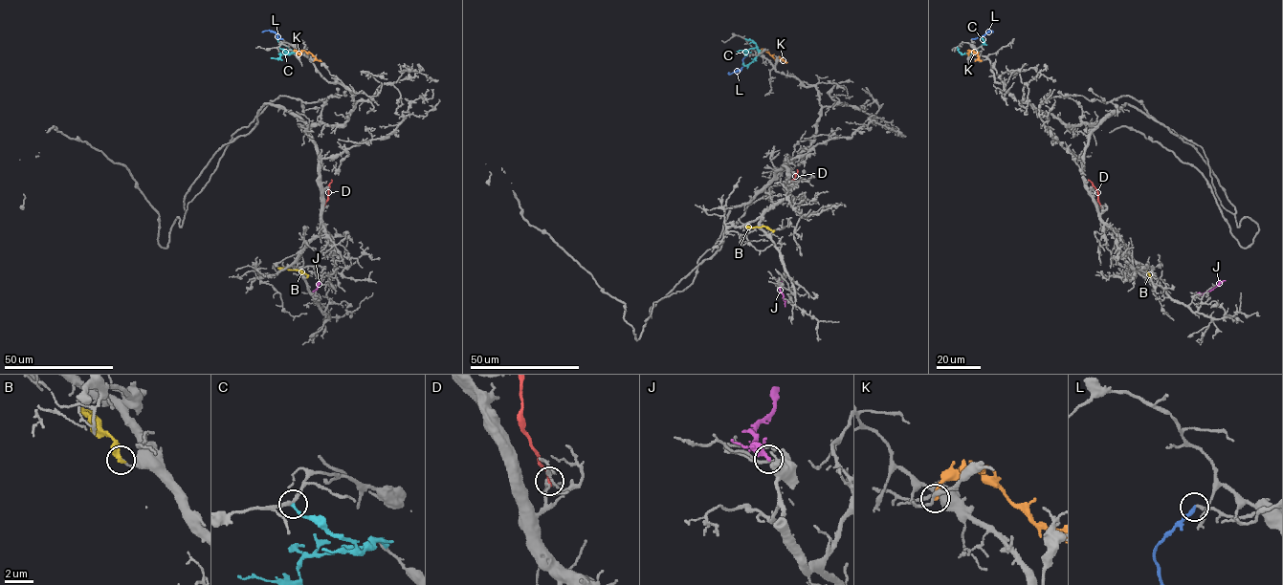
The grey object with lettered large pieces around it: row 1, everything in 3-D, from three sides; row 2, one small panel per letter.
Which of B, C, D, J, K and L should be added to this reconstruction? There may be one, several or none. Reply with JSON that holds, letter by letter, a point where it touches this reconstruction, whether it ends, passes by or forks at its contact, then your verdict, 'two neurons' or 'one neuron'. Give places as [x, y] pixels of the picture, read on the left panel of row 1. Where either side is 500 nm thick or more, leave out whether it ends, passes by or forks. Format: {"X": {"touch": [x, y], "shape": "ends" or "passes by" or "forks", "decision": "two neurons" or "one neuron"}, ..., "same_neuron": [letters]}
{"B": {"touch": [307, 277], "shape": "ends", "decision": "two neurons"}, "C": {"touch": [279, 47], "shape": "ends", "decision": "two neurons"}, "D": {"touch": [321, 208], "shape": "ends", "decision": "two neurons"}, "J": {"touch": [317, 295], "shape": "ends", "decision": "two neurons"}, "K": {"touch": [293, 52], "shape": "ends", "decision": "two neurons"}, "L": {"touch": [282, 39], "shape": "ends", "decision": "one neuron"}, "same_neuron": ["L"]}

